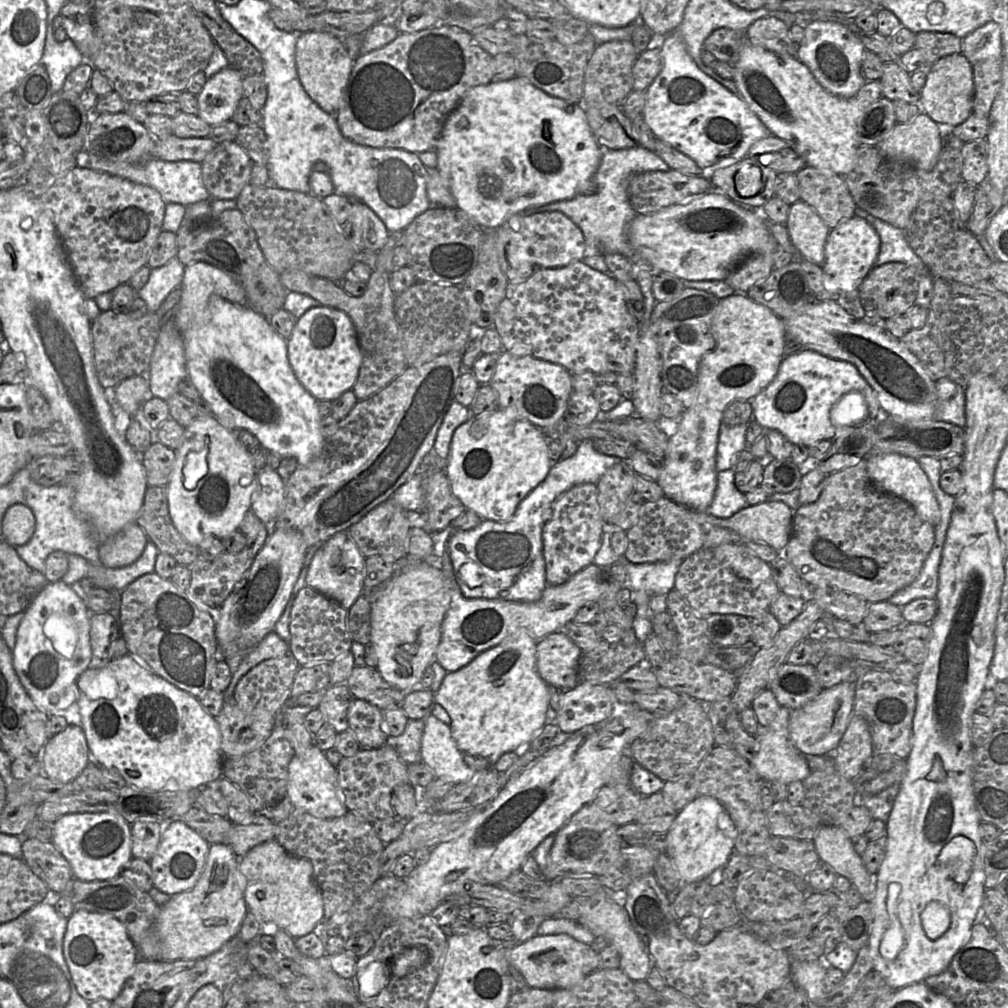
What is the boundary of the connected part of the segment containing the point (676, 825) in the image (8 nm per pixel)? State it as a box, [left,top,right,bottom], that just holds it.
[667,795,736,883]

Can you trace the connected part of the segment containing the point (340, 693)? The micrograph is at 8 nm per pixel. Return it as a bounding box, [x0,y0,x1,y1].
[319,684,354,734]

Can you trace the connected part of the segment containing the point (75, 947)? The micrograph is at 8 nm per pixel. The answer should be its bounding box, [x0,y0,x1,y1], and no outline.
[63,909,138,1002]

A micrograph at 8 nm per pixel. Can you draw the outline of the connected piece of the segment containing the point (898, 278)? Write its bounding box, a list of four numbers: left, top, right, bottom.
[858,262,920,319]

